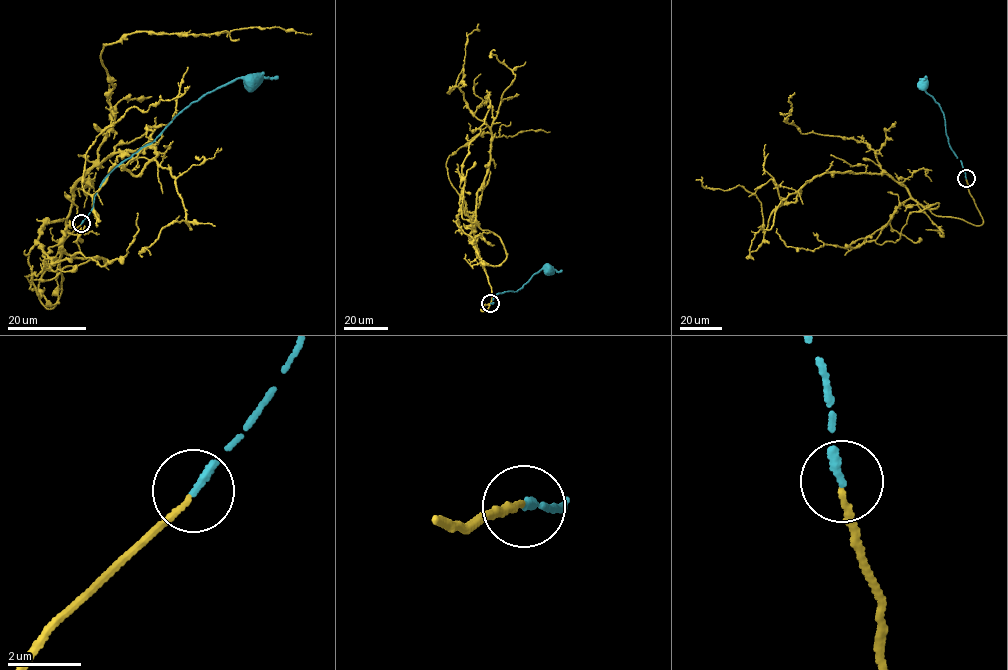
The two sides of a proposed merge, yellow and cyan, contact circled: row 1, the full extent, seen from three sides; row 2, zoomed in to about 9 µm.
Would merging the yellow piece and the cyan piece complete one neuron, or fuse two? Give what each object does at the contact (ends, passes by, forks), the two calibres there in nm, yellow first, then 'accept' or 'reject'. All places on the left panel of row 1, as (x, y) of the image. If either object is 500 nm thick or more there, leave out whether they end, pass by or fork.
yellow ends; cyan ends; calibres 160 and 220 nm; accept

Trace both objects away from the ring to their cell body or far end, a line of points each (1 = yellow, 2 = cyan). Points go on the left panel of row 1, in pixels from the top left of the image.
1: (80, 223), (39, 281), (47, 308), (76, 184), (114, 151), (158, 155), (87, 194), (86, 152), (189, 88)
2: (81, 223), (93, 207), (102, 180), (149, 144), (189, 104), (241, 77), (250, 77), (250, 81)

